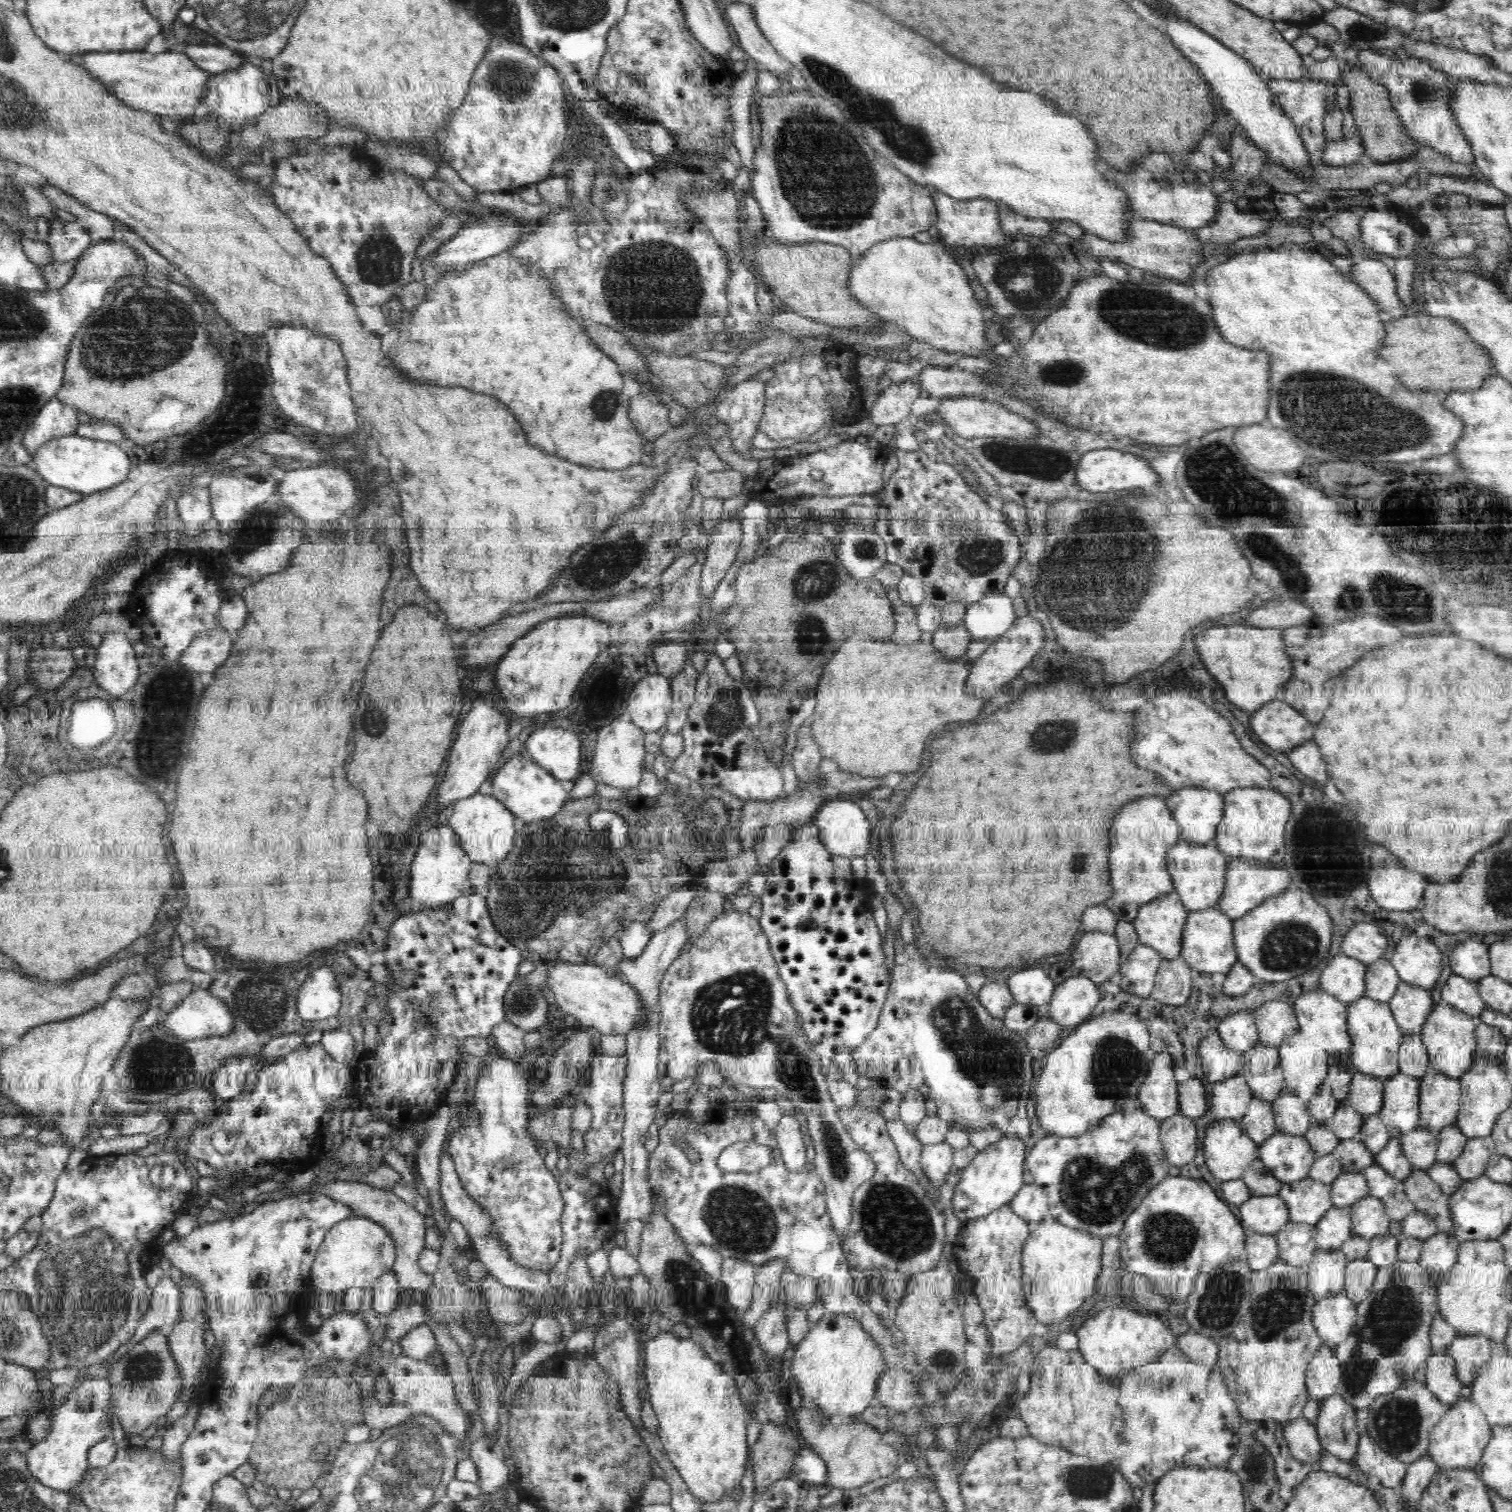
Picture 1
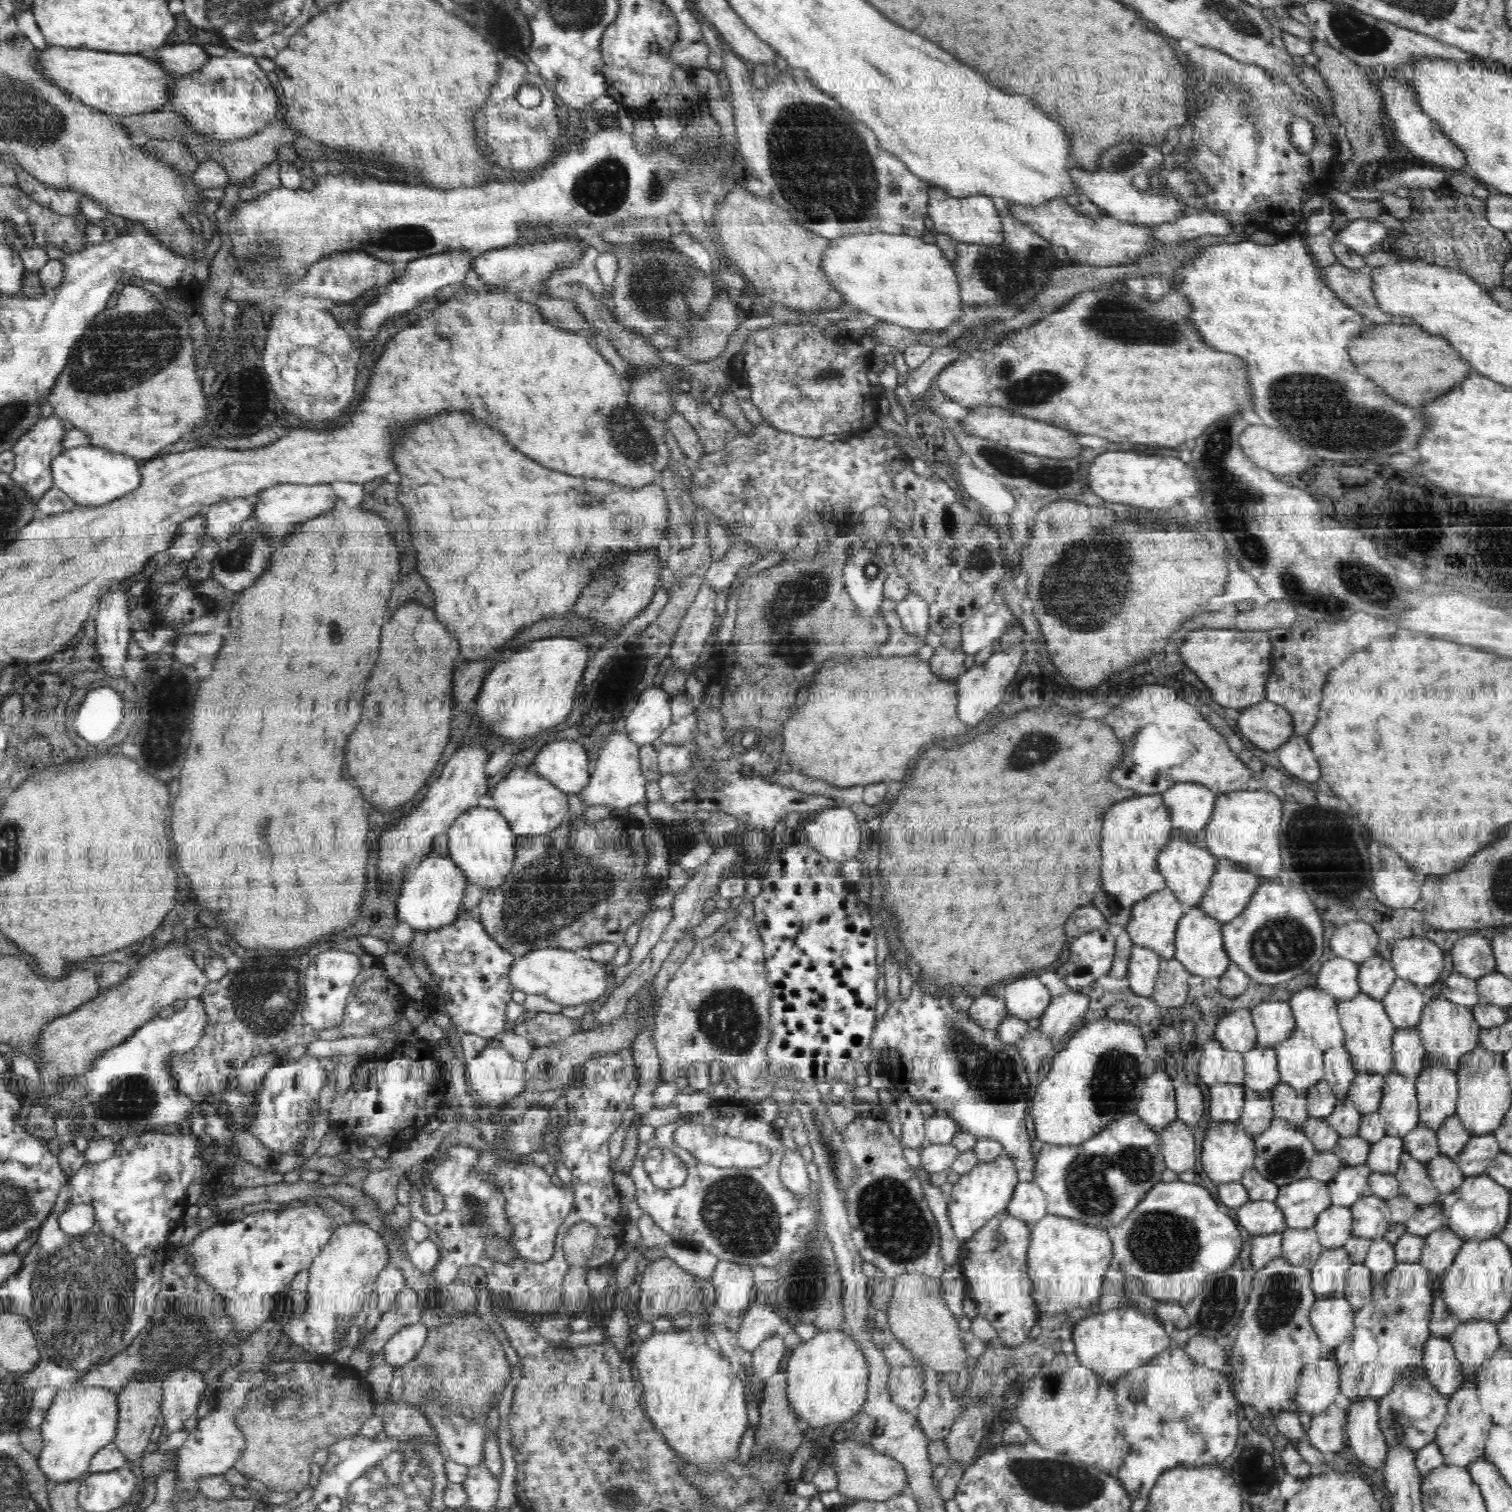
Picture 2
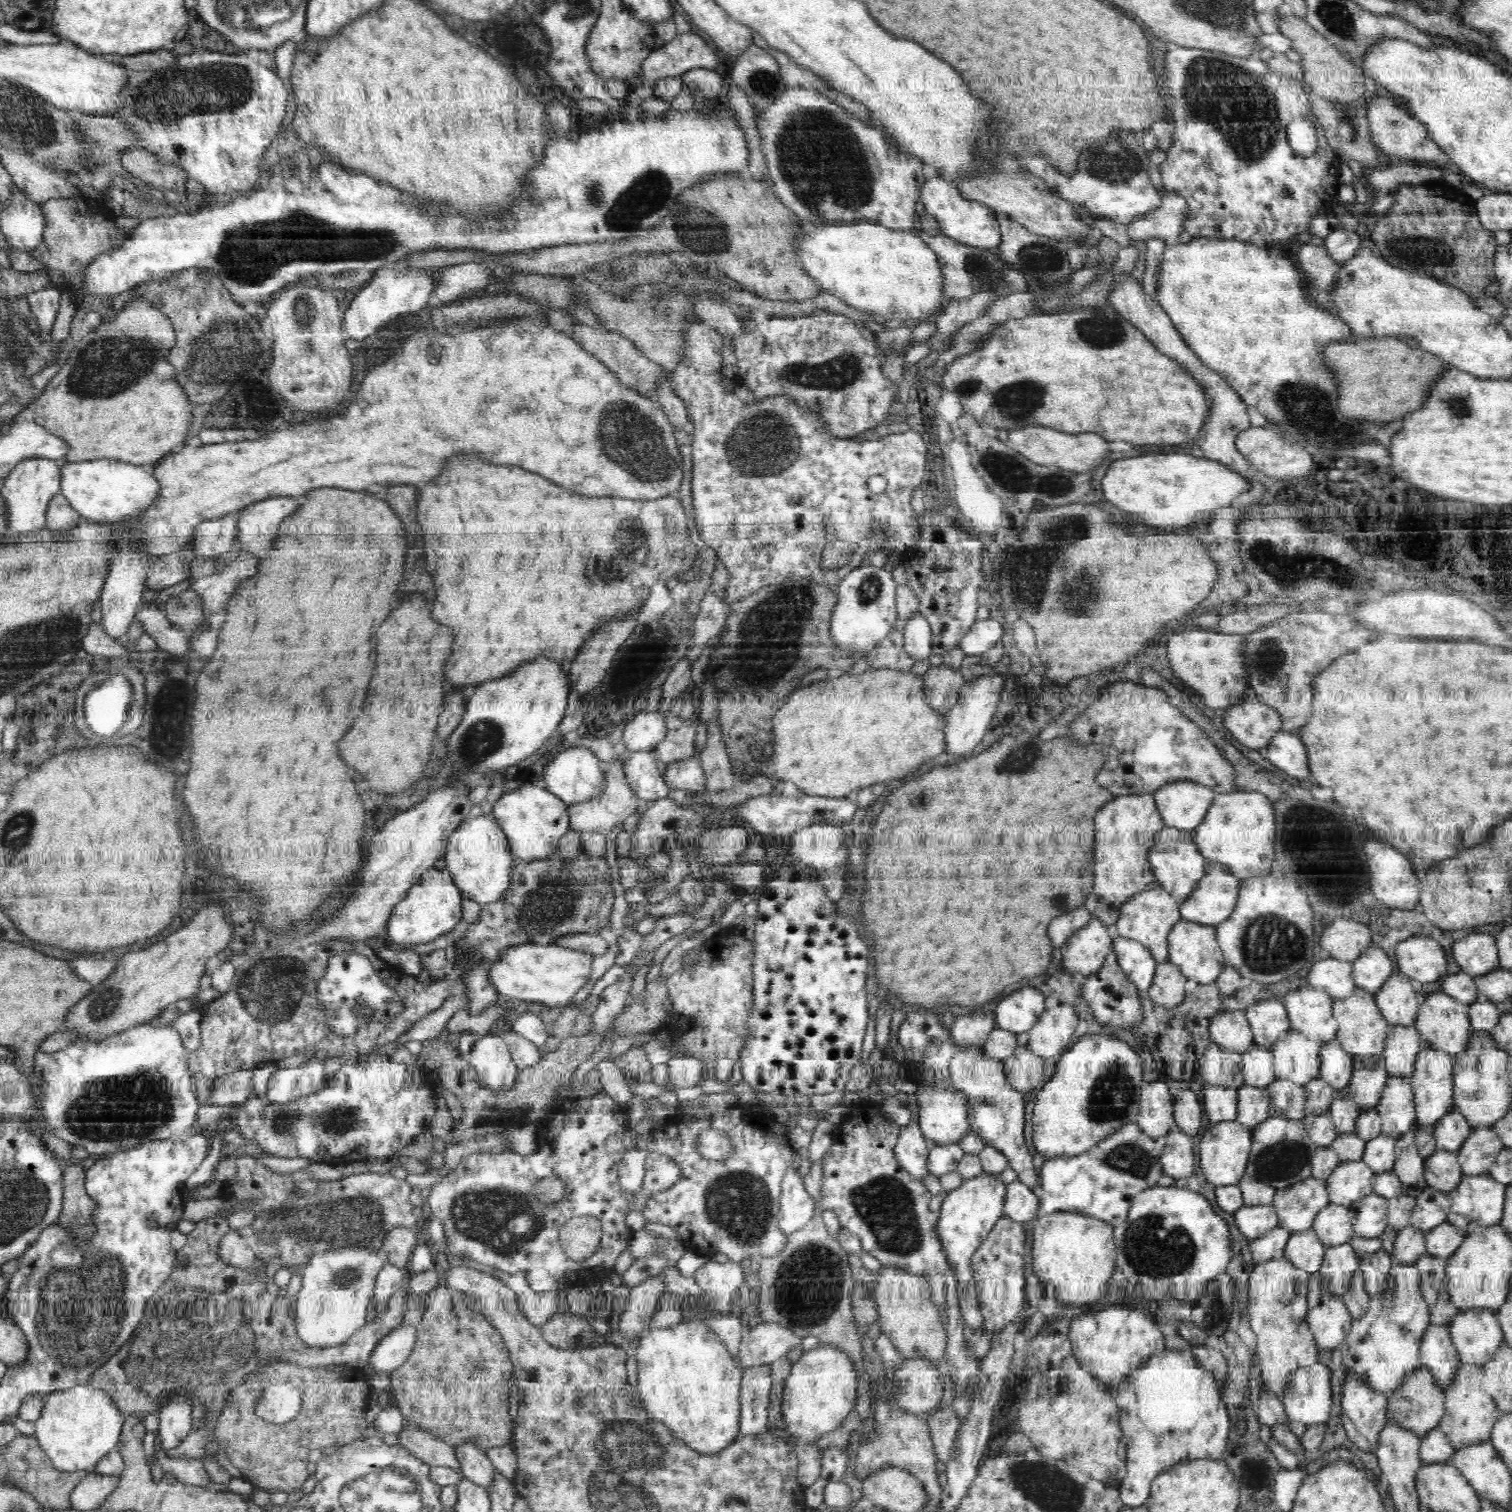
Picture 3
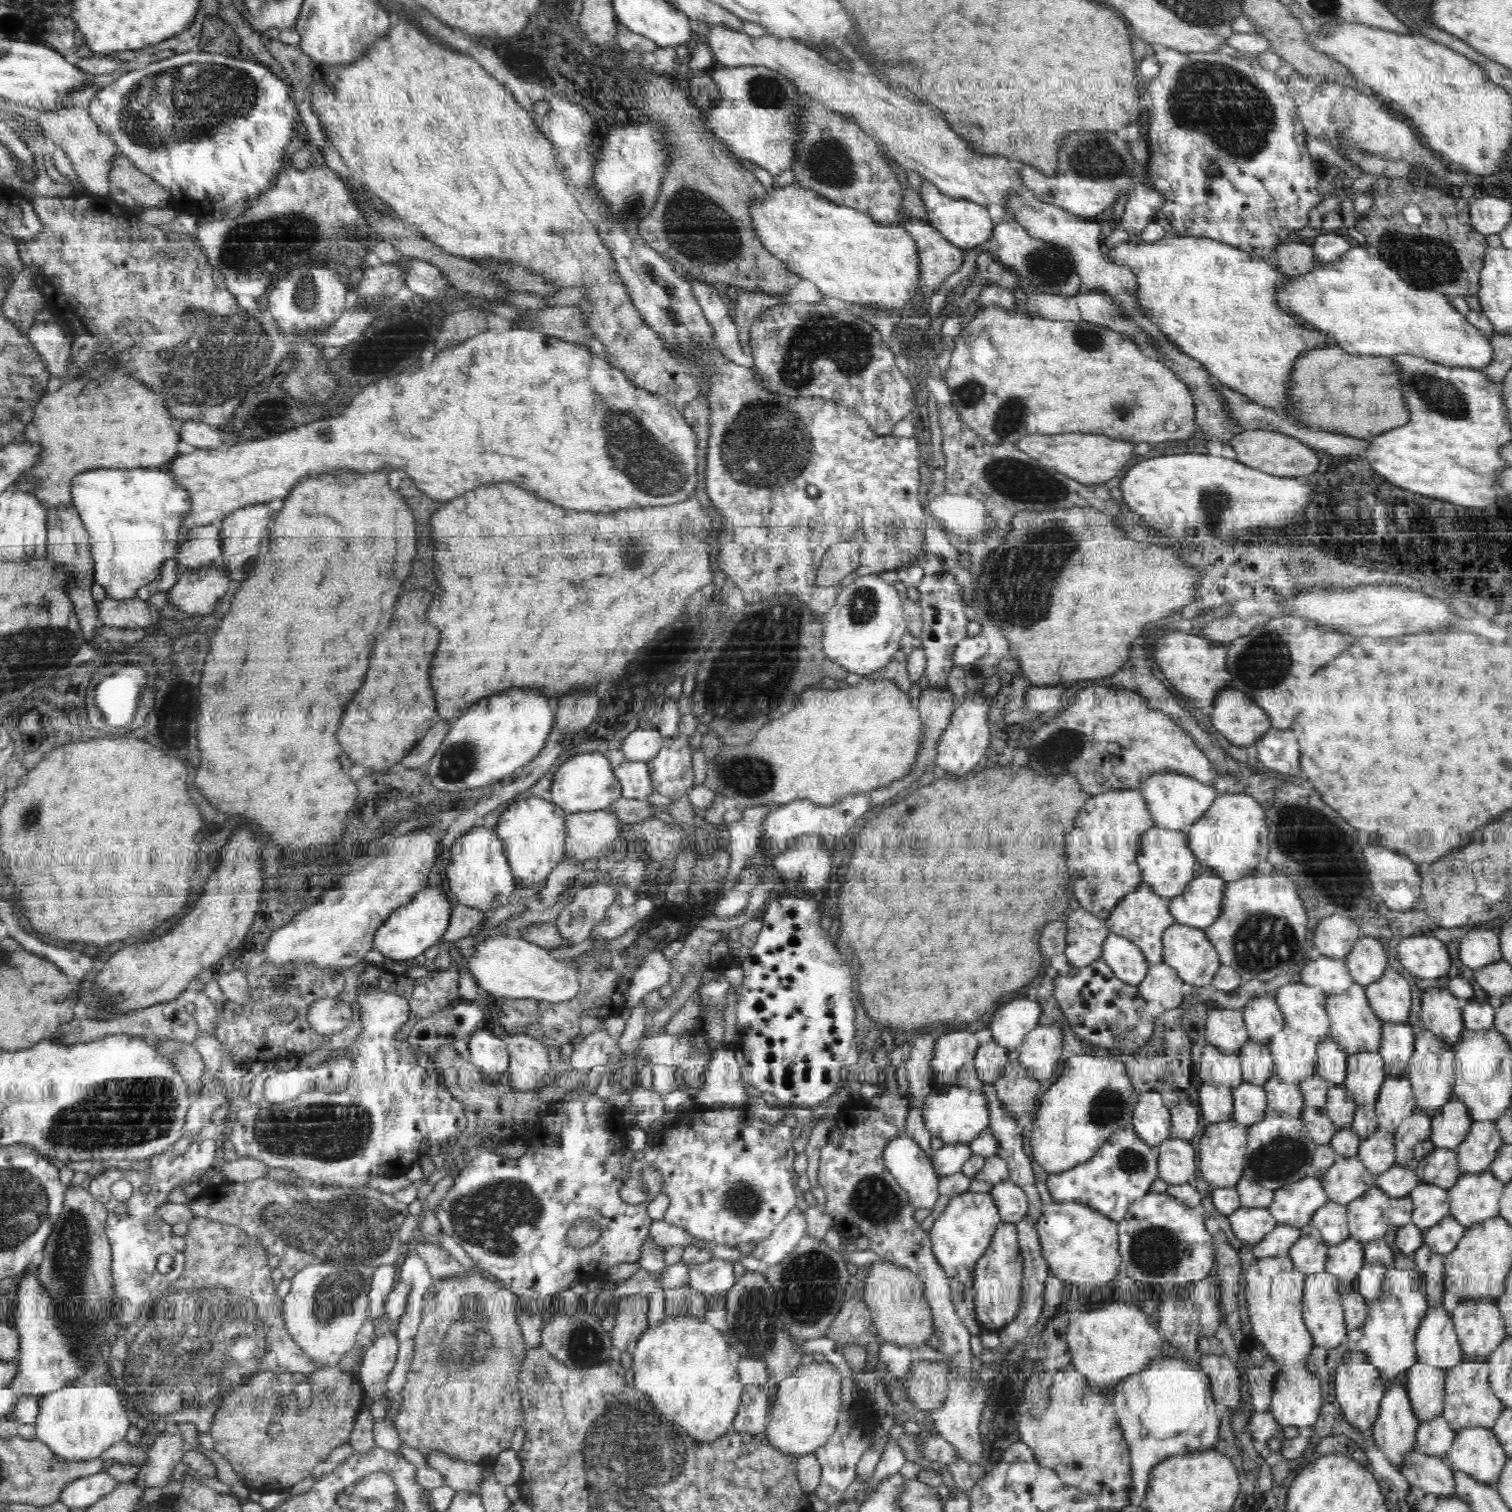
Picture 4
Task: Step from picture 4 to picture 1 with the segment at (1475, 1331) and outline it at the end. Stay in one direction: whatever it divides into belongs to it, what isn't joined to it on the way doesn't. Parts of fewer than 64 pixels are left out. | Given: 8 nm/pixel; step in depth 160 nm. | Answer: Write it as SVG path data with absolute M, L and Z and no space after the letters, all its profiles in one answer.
M1458 1335L1446 1353L1455 1362L1455 1374L1460 1383L1470 1386L1482 1365L1490 1358L1492 1341L1484 1335Z

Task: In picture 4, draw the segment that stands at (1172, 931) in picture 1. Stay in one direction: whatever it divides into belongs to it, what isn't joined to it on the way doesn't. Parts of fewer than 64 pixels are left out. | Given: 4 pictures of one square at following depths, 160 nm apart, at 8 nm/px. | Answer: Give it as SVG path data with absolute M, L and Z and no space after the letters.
M1143 882L1136 890L1119 899L1108 918L1104 920L1105 925L1109 928L1110 933L1124 936L1137 944L1145 953L1150 965L1160 964L1163 962L1162 937L1166 928L1175 923L1175 918L1169 909L1170 901L1168 897L1158 896L1158 893Z

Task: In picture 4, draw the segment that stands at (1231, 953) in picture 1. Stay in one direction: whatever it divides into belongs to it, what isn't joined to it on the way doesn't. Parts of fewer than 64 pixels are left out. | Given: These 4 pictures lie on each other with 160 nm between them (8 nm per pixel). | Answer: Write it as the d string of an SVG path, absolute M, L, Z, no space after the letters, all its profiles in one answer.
M1175 922L1166 928L1162 944L1163 962L1177 970L1177 975L1188 984L1200 987L1211 983L1221 967L1221 956L1203 929Z

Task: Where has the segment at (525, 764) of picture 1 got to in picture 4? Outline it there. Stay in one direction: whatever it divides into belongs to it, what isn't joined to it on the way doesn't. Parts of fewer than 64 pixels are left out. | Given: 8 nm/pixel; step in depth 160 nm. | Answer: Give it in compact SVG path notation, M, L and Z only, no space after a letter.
M530 798L516 802L500 816L500 826L495 828L505 846L503 852L518 886L528 887L531 890L540 890L545 886L546 878L552 874L552 870L560 864L565 855L569 814L570 812L566 812L557 804L550 804L540 798Z

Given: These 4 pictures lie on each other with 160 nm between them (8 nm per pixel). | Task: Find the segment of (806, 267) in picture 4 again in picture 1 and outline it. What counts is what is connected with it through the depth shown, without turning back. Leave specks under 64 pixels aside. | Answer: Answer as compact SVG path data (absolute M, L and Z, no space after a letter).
M914 237L888 239L870 248L862 258L854 259L848 289L868 310L884 321L898 324L913 339L950 353L980 356L988 352L984 338L984 315L980 316L974 291L968 286L965 271L957 263L956 256L941 241L920 243Z

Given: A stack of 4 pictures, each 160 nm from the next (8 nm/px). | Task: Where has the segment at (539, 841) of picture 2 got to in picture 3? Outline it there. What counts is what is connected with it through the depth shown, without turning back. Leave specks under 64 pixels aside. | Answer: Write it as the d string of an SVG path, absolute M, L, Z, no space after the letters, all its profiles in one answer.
M586 854L580 856L580 860L576 860L572 866L560 864L556 856L518 861L502 900L484 905L484 910L479 913L480 920L476 924L469 923L465 935L458 943L468 953L476 949L484 955L484 959L497 960L509 952L510 948L522 944L551 945L559 936L586 933L590 928L600 932L606 928L603 926L608 923L612 912L613 892L610 869L604 857L588 858Z

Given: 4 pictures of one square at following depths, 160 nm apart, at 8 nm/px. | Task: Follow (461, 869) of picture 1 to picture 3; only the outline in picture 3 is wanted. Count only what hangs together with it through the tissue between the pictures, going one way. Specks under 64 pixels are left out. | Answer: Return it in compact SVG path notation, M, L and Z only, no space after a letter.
M427 869L419 877L419 881L408 890L402 902L396 904L387 922L383 938L389 947L416 946L432 942L439 936L450 932L461 921L463 894L454 884L450 871L438 872Z

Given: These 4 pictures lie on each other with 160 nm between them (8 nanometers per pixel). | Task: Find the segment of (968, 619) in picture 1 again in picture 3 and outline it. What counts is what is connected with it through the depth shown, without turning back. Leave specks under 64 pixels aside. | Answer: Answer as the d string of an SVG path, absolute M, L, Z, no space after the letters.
M982 618L970 626L970 631L959 642L959 649L965 656L986 652L994 643L1001 641L1004 628L993 618Z

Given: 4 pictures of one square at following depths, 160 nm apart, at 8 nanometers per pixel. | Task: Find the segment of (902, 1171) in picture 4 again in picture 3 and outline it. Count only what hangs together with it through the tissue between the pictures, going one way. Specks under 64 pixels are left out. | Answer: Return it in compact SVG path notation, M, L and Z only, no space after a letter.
M911 1122L909 1125L899 1126L899 1130L894 1154L902 1168L922 1182L923 1176L930 1173L926 1164L931 1144L921 1131L919 1123Z

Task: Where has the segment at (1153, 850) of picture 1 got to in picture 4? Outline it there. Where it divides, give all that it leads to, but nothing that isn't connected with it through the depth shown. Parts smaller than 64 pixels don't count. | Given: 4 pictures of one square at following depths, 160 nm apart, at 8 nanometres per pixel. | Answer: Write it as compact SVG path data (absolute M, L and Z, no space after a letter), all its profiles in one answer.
M1139 790L1108 791L1092 795L1081 808L1076 832L1070 836L1070 873L1076 883L1079 904L1103 920L1113 911L1119 899L1136 890L1144 882L1137 856L1141 836L1153 827L1148 804Z

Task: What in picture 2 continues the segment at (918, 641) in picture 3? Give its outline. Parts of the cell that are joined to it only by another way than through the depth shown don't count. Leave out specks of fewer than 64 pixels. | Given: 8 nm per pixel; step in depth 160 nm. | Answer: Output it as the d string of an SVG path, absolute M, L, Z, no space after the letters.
M912 593L897 603L896 613L910 634L926 637L929 631L929 606L926 601Z

